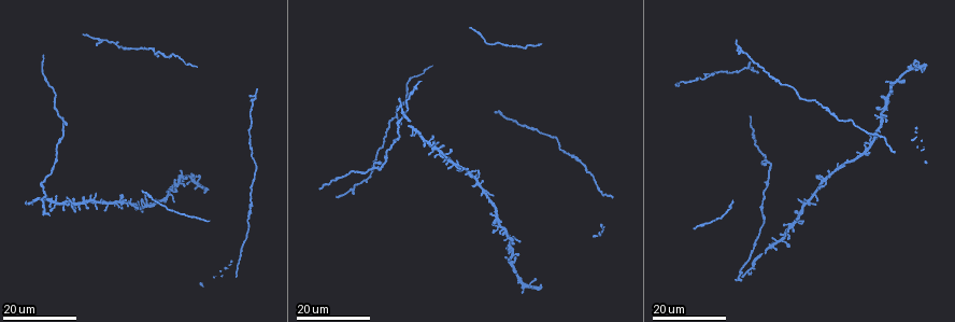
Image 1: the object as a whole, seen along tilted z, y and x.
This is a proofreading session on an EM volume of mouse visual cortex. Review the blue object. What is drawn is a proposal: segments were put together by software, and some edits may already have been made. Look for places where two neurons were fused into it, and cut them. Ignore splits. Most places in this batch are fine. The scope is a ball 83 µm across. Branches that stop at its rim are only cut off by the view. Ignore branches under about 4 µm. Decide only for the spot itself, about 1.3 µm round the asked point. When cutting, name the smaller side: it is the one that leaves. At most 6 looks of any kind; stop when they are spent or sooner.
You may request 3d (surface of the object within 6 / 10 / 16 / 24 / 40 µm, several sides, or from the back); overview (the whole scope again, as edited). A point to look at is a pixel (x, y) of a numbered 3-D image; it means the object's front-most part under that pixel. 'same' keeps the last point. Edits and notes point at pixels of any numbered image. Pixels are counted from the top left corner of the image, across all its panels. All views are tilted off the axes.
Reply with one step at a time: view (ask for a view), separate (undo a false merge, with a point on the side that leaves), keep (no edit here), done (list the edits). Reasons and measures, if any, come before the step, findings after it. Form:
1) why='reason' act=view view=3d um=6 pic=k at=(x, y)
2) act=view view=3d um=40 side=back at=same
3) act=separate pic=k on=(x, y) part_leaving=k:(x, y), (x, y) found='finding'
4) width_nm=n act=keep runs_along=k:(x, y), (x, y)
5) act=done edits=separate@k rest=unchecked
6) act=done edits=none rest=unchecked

act=view view=3d um=16 pic=1 at=(44, 192)

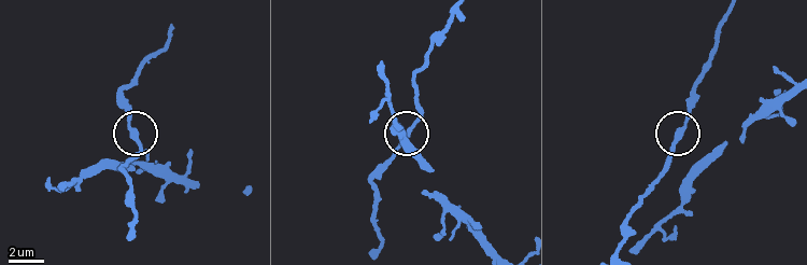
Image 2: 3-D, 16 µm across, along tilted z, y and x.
why='closer look' act=view view=3d um=6 pic=2 at=(679, 136)

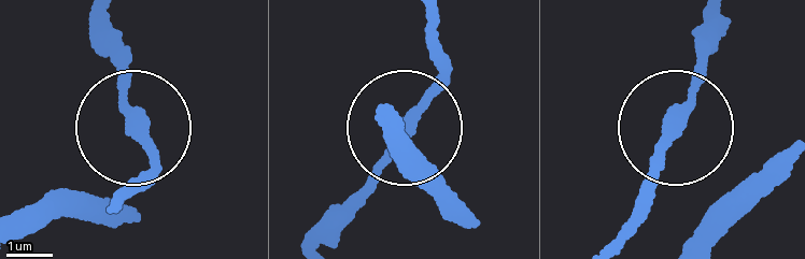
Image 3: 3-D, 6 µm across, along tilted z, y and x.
side_arm_um=66 act=keep runs_along=3:(705, 13), (702, 82), (641, 206) found='all the same neuron'

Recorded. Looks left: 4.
act=view view=3d um=16 pic=1 at=(145, 203)

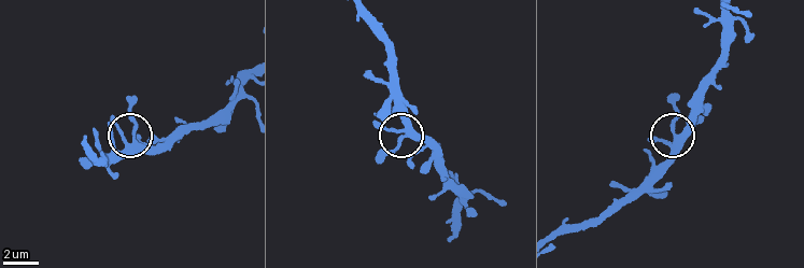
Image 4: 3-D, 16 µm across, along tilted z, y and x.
why='closer look' act=view view=3d um=10 pic=4 at=(137, 143)

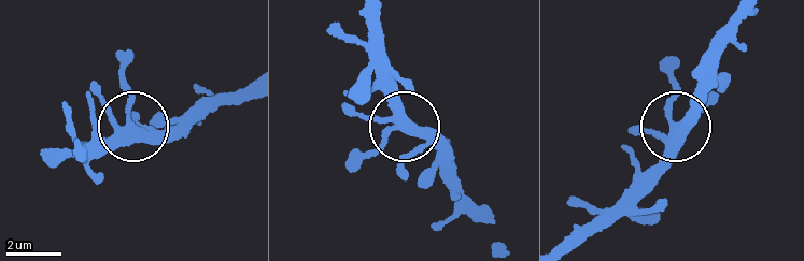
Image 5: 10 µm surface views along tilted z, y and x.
act=keep runs_along=5:(82, 147), (128, 129), (124, 54) found='all the same neuron'

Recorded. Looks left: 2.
why='four-way junction' act=view view=3d um=24 pic=1 at=(477, 184)

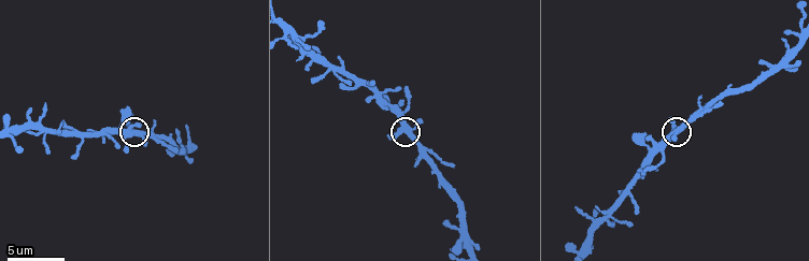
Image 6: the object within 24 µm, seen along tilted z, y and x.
act=view view=3d um=10 pic=6 at=(138, 132)

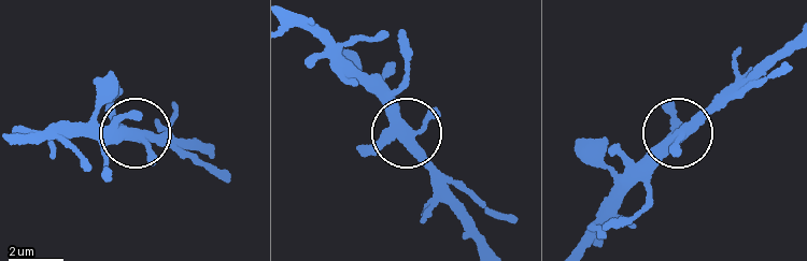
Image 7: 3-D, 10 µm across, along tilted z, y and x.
width_nm=350 act=keep found='continuous, no second neuron'

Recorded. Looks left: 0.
act=done edits=none rest=unchecked

